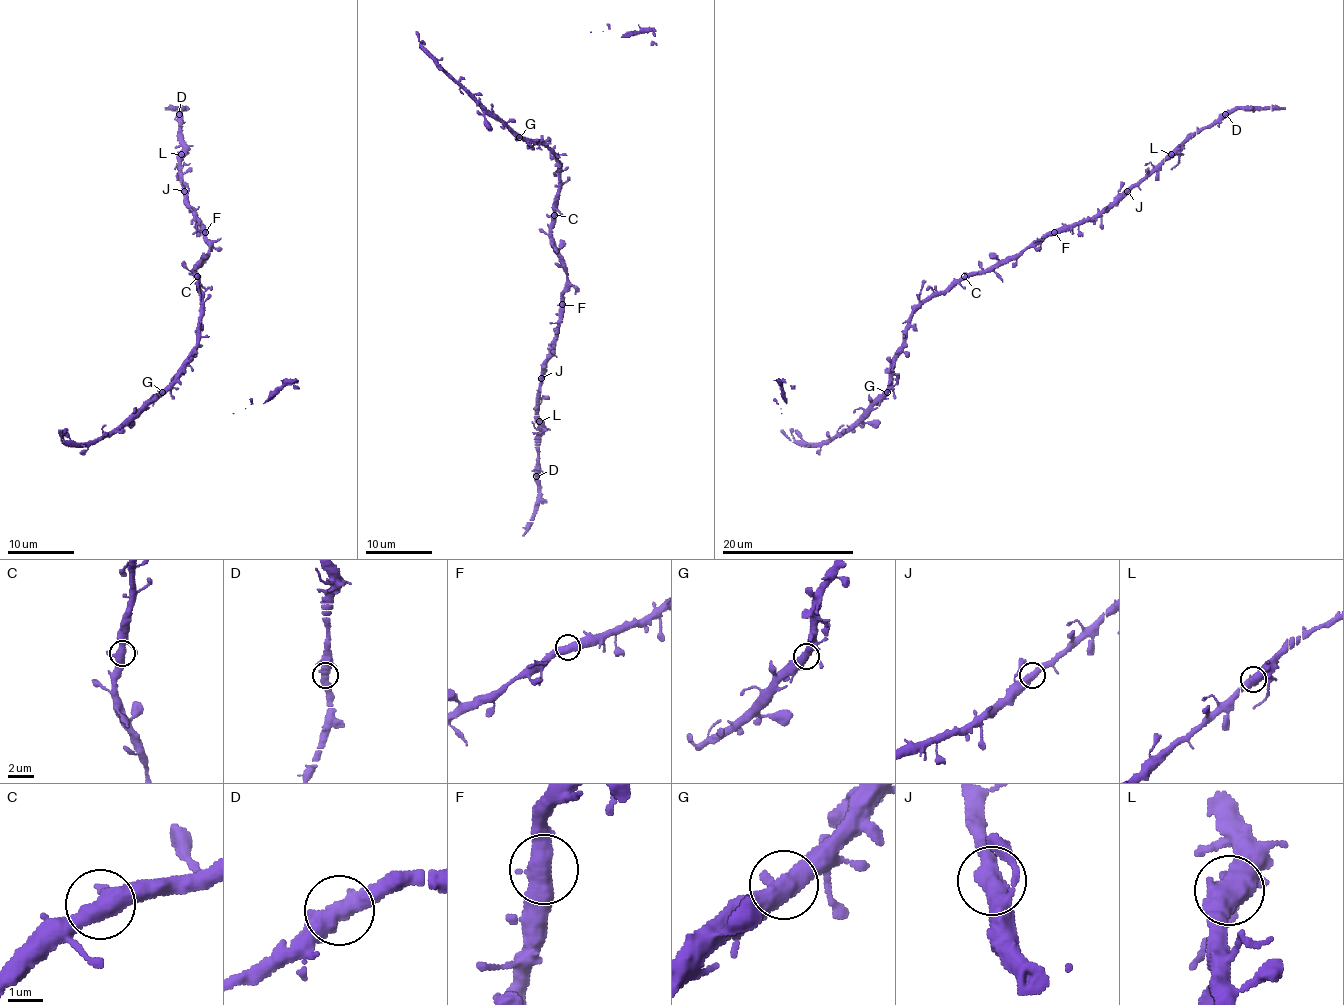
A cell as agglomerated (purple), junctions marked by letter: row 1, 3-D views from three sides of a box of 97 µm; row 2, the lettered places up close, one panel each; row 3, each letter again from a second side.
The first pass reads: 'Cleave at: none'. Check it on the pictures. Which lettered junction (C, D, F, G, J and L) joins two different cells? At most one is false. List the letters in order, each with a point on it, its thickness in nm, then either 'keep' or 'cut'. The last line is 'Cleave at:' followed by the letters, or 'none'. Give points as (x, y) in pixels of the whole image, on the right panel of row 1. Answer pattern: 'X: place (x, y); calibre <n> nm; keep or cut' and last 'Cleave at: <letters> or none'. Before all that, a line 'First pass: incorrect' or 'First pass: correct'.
First pass: correct
C: place (964, 276); calibre 550 nm; keep
D: place (1225, 114); calibre 550 nm; keep
F: place (1054, 232); calibre 550 nm; keep
G: place (887, 392); calibre 500 nm; keep
J: place (1127, 191); calibre 500 nm; keep
L: place (1171, 154); calibre 650 nm; keep
Cleave at: none

